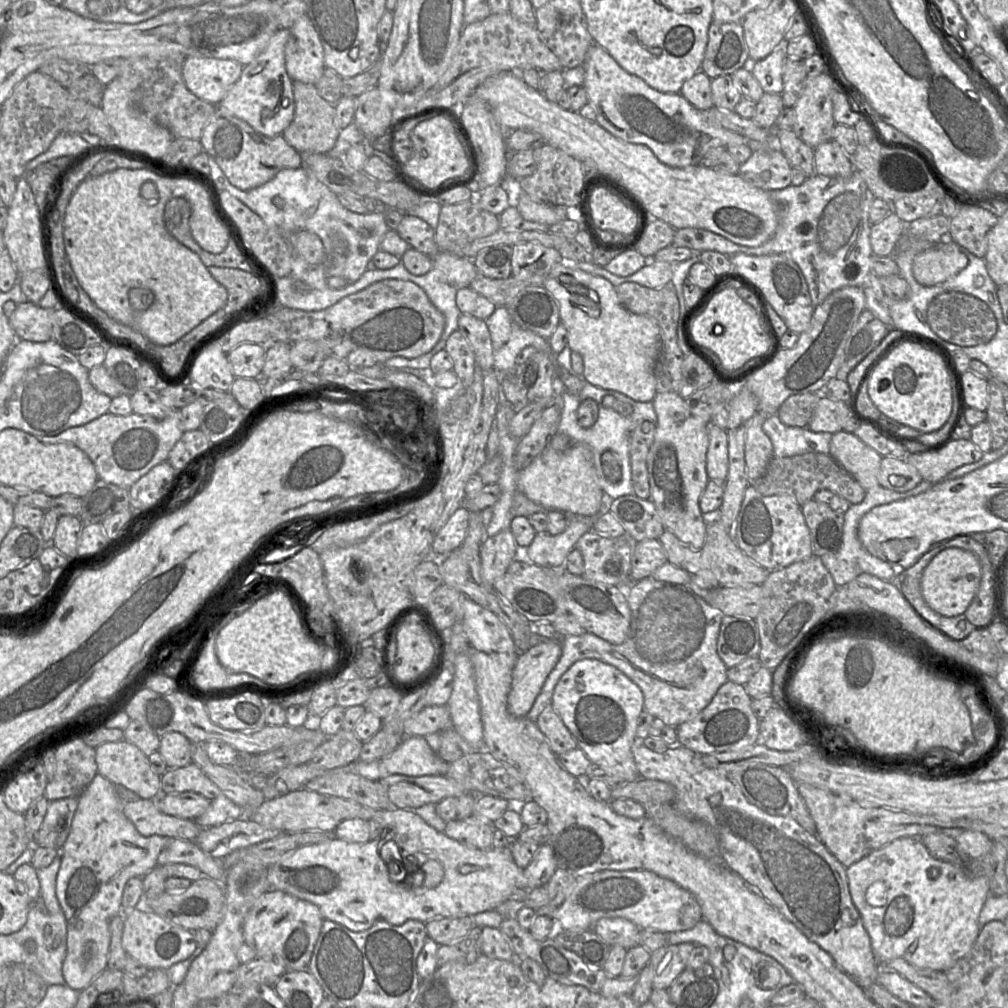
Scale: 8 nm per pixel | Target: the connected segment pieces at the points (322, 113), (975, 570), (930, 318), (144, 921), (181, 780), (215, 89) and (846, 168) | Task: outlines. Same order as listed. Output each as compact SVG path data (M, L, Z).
M294 81L293 96L295 103L294 118L283 131L282 136L300 154L328 153L334 147L340 133L334 123L334 105L318 94L315 84Z
M959 547L940 550L922 571L921 592L927 605L945 617L955 617L965 613L976 595L982 577L977 556Z
M957 291L937 295L928 305L926 319L942 340L959 346L987 343L997 332L997 321L990 307L972 295Z
M136 906L124 912L122 946L129 957L148 969L168 970L173 964L189 958L197 947L192 931L164 920L154 912Z
M193 762L185 767L170 768L161 776L161 790L166 794L192 791L209 800L222 793L219 787Z
M187 57L182 67L186 87L198 98L218 106L239 80L244 66L230 59Z
M832 140L823 142L814 149L814 162L818 175L849 177L854 170L850 156Z

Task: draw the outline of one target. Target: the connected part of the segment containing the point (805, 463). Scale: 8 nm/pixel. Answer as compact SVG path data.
M818 452L772 458L763 476L750 485L755 486L763 496L789 495L800 506L813 499L815 493L821 489L838 494L850 504L859 504L866 496L866 490L838 462L829 454Z

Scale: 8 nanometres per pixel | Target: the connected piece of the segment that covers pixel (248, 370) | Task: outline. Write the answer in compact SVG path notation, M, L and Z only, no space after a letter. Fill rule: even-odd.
M241 343L228 355L234 377L256 378L261 375L267 345Z

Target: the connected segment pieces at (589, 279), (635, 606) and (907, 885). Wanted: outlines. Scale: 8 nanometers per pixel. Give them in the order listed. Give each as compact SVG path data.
M560 262L550 268L543 286L558 303L560 322L567 330L567 345L582 356L584 369L581 377L594 386L618 391L635 401L652 402L658 393L654 369L661 350L661 329L656 320L626 309L620 303L615 287L605 278L567 267Z
M649 576L640 581L627 581L616 585L625 595L631 617L628 637L621 644L612 644L590 632L575 636L557 636L562 647L561 657L545 680L526 718L536 721L548 704L561 676L578 660L598 659L611 664L628 676L641 689L644 696L644 710L666 725L676 728L695 718L712 701L718 689L728 681L728 668L717 653L717 638L724 614L709 605L689 585L656 580Z
M900 837L872 851L847 868L847 878L851 898L879 962L900 958L922 970L946 971L970 951L980 931L980 911L990 895L984 876L966 876L957 866L933 858L916 837Z

